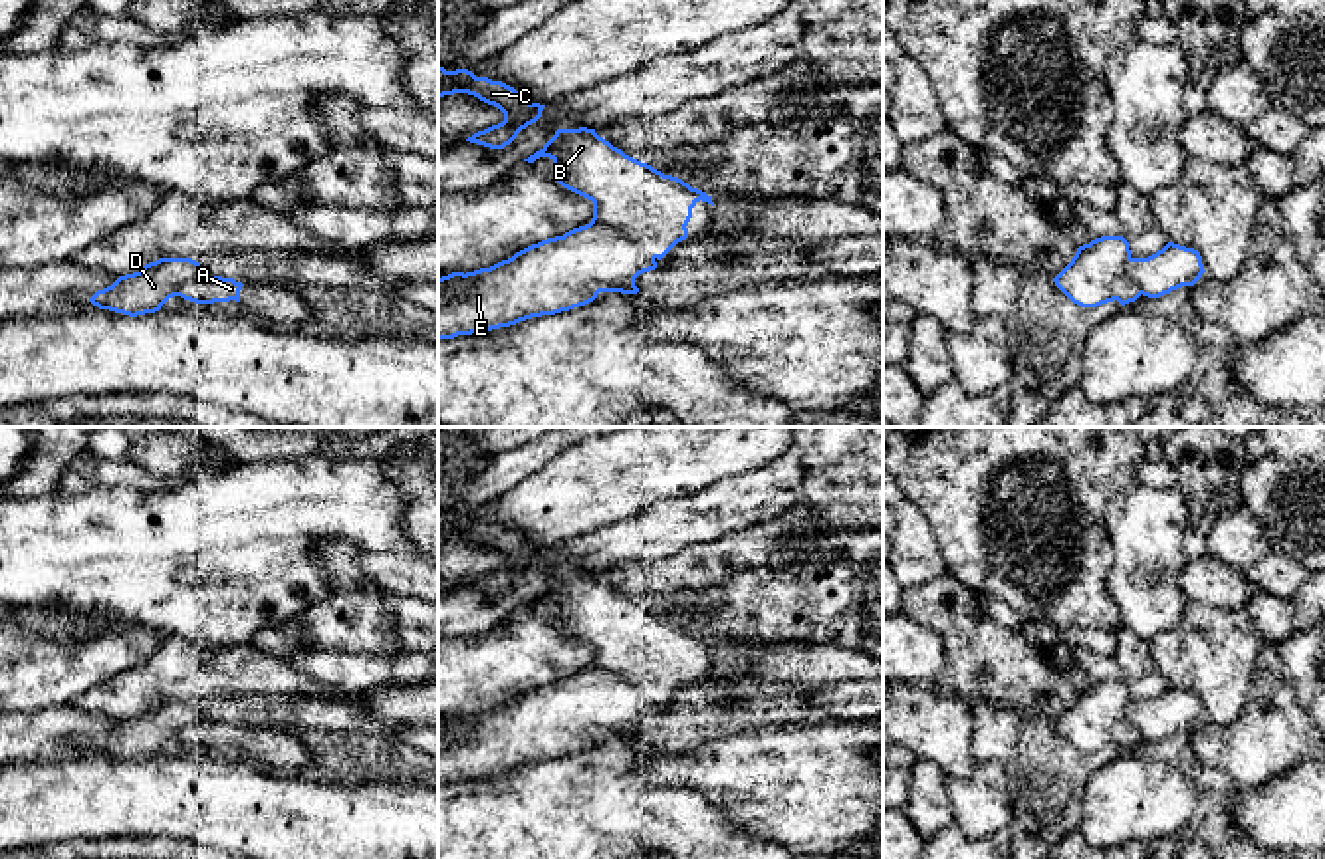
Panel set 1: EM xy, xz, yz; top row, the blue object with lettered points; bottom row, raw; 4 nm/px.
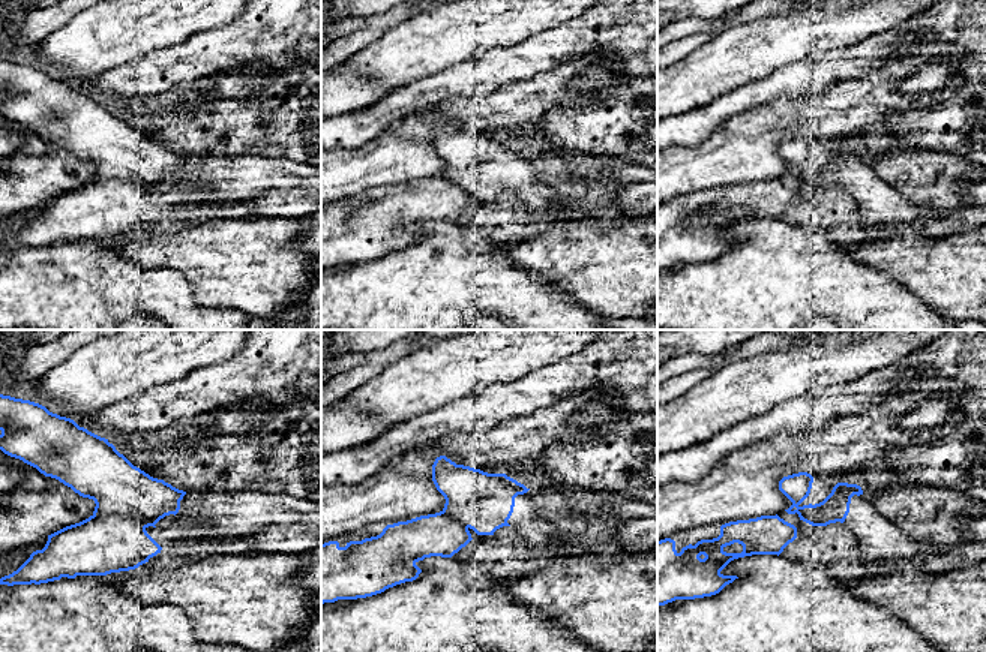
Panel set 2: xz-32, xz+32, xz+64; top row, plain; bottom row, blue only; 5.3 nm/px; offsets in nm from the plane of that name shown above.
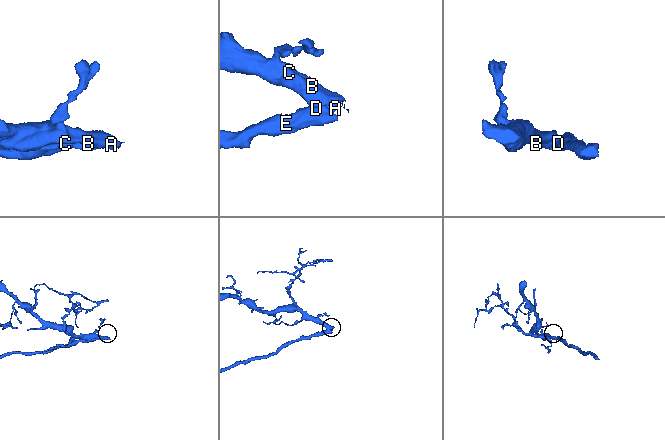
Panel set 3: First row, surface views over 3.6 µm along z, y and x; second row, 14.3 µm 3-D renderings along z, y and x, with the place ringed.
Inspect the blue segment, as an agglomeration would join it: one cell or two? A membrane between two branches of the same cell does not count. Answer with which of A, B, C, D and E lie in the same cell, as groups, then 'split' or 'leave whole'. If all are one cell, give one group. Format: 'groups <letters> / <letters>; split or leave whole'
groups A B C / D E; split

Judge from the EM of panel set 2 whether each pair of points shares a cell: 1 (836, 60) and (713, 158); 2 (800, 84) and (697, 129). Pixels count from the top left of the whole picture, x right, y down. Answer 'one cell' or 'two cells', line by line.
1: two cells
2: one cell

